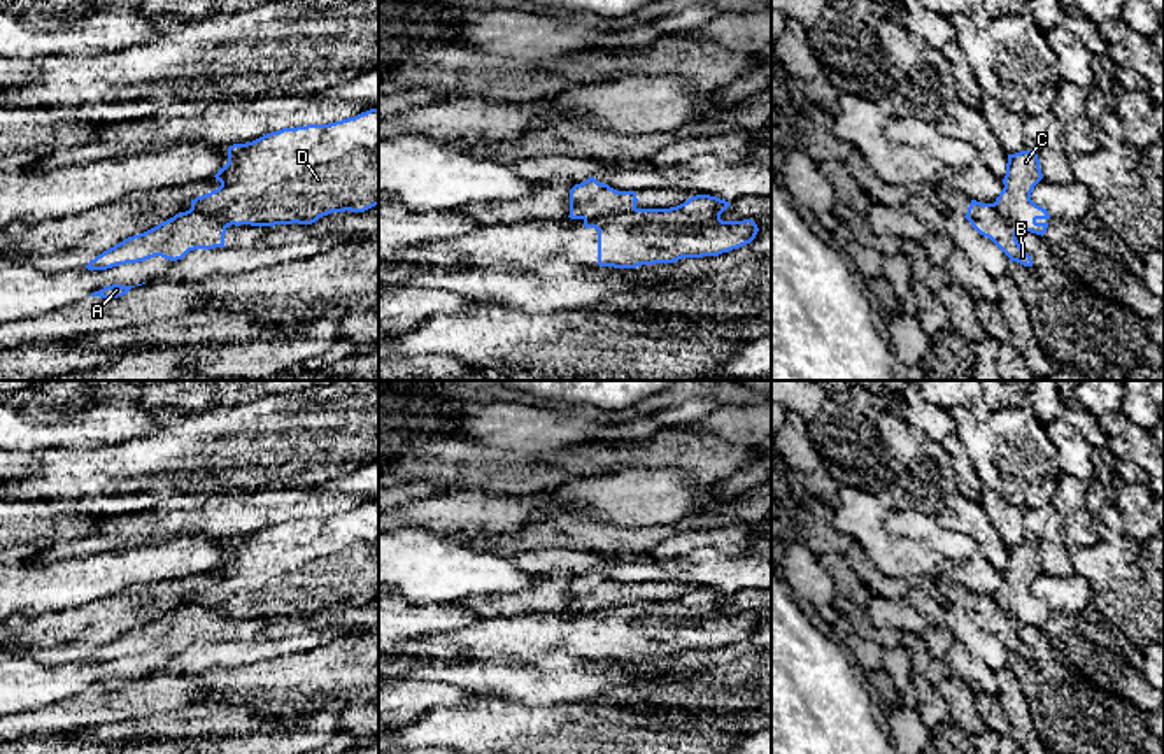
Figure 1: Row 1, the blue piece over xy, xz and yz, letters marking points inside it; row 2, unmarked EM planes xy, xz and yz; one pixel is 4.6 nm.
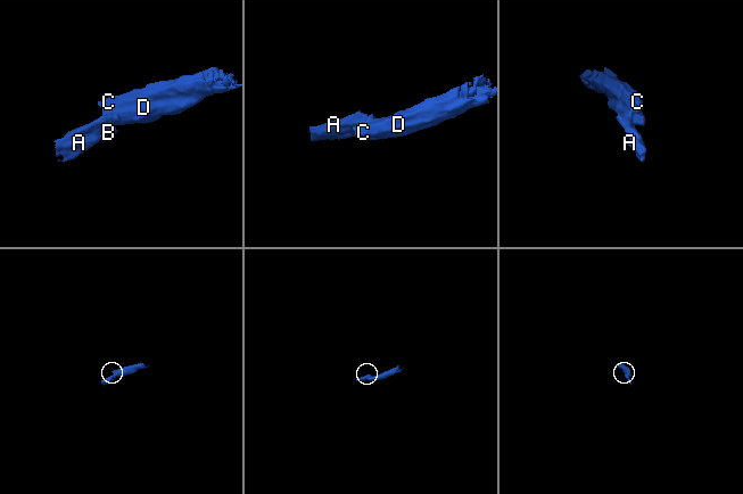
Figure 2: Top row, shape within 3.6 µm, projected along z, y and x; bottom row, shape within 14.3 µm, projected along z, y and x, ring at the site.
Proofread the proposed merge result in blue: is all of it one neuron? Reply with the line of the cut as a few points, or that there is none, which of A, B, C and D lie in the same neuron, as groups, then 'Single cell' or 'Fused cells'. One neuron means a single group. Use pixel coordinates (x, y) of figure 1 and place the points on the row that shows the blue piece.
Split along xz (635, 207), (624, 213), (584, 220). Groups: A B / C D. Fused cells

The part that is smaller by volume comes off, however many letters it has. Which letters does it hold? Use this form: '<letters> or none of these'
A, B

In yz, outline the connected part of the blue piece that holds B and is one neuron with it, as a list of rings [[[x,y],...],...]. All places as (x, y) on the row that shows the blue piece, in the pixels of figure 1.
[[[971,200],[964,217],[980,235],[990,238],[1010,258],[1010,261],[1033,267],[1031,256],[1017,240],[1017,230],[1004,221],[994,203]]]

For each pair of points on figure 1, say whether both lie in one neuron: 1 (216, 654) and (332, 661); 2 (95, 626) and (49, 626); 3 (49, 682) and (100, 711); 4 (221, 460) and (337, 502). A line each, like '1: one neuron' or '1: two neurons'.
1: two neurons
2: one neuron
3: two neurons
4: two neurons

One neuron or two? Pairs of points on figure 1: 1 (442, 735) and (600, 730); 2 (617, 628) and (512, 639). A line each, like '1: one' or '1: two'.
1: one
2: one

